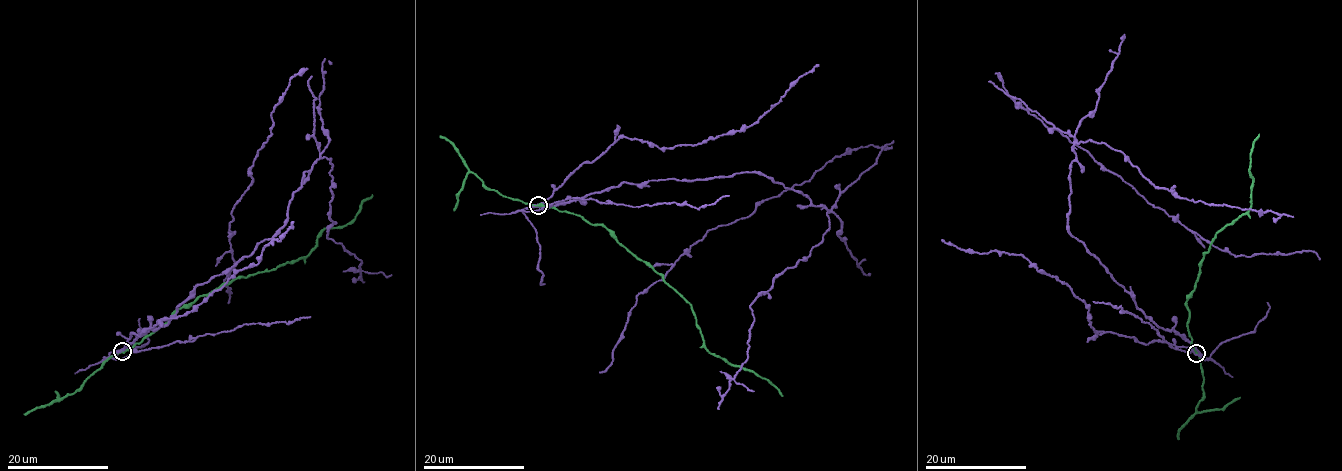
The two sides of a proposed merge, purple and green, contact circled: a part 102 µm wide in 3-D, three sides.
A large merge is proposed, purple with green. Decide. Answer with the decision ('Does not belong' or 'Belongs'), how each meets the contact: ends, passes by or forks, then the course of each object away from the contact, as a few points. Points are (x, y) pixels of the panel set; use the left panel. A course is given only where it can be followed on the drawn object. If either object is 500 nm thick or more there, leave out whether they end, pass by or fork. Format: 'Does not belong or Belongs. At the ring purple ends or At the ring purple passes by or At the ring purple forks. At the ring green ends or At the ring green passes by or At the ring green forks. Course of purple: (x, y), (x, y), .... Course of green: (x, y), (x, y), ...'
Does not belong. At the ring purple forks. At the ring green passes by. Course of purple: (122, 351), (288, 218), (319, 159), (315, 97), (296, 75), (234, 204), (227, 303). Course of green: (122, 351), (132, 348), (184, 305), (240, 276), (304, 258), (316, 245), (318, 234), (354, 218), (372, 194)

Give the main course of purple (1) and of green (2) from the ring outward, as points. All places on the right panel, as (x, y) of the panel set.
1: (1196, 353), (1070, 235), (1074, 138), (1005, 95), (1003, 80), (1049, 129), (1234, 256), (1320, 259)
2: (1196, 353), (1187, 325), (1189, 296), (1217, 233), (1249, 210), (1254, 179), (1248, 172), (1251, 151), (1259, 133)

